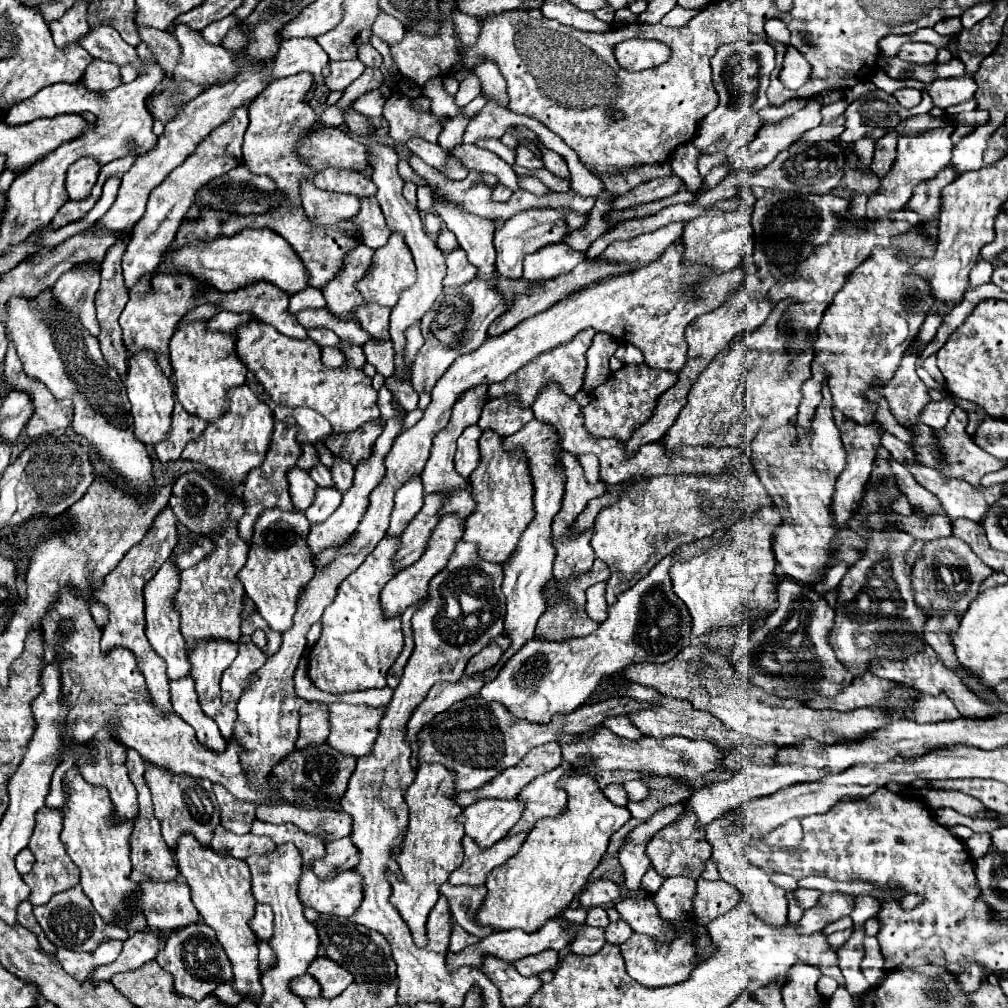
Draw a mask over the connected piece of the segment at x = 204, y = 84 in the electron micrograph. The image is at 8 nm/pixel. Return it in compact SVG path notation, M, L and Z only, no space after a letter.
M179 24L175 28L175 36L183 54L175 68L177 80L189 80L207 90L215 84L215 80L229 82L239 74L235 64L237 56L231 56L231 52L227 52L221 44L207 44L201 32L187 28L187 24Z

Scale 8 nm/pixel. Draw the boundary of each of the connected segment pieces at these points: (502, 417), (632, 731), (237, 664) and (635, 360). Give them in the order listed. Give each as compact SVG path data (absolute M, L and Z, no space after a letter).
M505 396L499 400L491 400L485 404L481 418L479 418L479 428L481 430L495 430L499 436L511 436L523 428L523 424L531 422L535 416L531 410L523 410L517 406L515 396Z
M623 716L623 718L609 718L609 720L605 720L603 722L607 728L611 728L617 736L623 736L623 738L629 738L629 740L641 740L645 734L641 734L637 728L635 728L635 724L631 724L631 720L627 718L627 716Z
M253 642L239 644L237 658L231 662L231 666L223 672L223 678L221 678L223 702L229 708L237 706L237 700L243 694L243 688L247 688L251 684L253 672L259 670L261 664L265 664L265 660L267 660L267 656Z
M621 344L617 348L617 358L623 364L641 364L643 362L643 352L639 348L635 348L633 344Z

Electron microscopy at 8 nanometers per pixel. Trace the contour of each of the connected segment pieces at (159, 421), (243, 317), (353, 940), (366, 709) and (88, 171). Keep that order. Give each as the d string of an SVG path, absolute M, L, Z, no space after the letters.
M141 350L135 352L129 358L129 374L125 380L127 386L127 396L131 400L131 414L135 418L135 438L141 440L143 444L159 444L167 438L169 430L171 430L171 422L173 422L173 408L175 408L175 394L173 388L169 384L169 378L165 378L163 370L159 368L155 354Z
M223 310L223 312L215 314L211 320L207 320L207 326L209 326L211 330L217 330L217 332L235 334L237 326L243 324L243 322L247 322L247 320L251 320L251 318L253 318L253 316L251 316L249 312L237 314L237 312L227 312L227 310Z
M319 916L315 920L315 928L319 932L321 944L325 946L327 958L343 964L353 976L355 982L379 982L379 984L389 984L397 978L395 974L395 960L391 956L389 942L381 932L373 932L367 926L355 924L351 920L339 920L339 916Z
M331 704L331 734L327 742L341 754L351 754L361 758L371 752L377 736L379 722L383 720L387 706L351 706L351 704Z
M81 158L75 164L71 164L67 172L67 192L71 200L83 200L91 194L91 188L97 180L99 164L93 158Z

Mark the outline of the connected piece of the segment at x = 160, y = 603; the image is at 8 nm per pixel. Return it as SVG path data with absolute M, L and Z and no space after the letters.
M189 532L189 534L183 534L179 536L179 544L175 546L171 558L163 564L163 568L157 572L155 578L151 578L147 584L145 584L145 618L147 618L147 638L149 638L149 644L153 646L153 650L165 660L167 664L167 676L171 680L177 680L177 678L183 678L189 674L189 660L187 660L187 652L185 652L185 640L179 632L179 610L175 608L175 592L179 590L179 568L175 564L175 558L181 556L183 552L191 550L201 538L207 538L203 534L197 534L197 532Z

